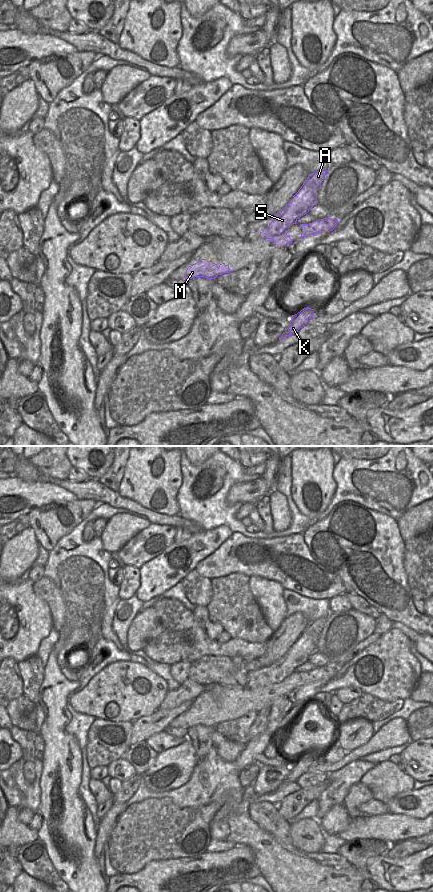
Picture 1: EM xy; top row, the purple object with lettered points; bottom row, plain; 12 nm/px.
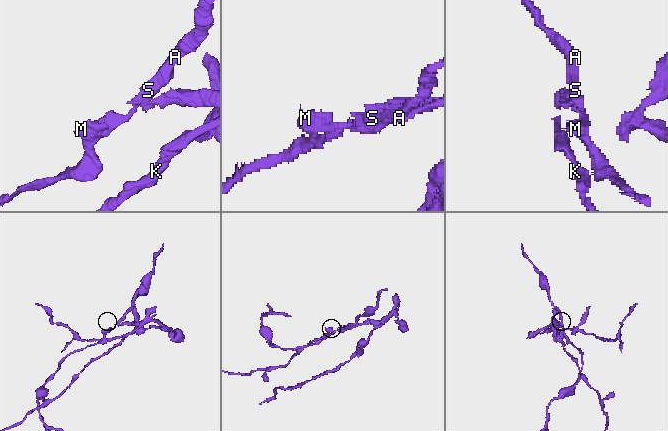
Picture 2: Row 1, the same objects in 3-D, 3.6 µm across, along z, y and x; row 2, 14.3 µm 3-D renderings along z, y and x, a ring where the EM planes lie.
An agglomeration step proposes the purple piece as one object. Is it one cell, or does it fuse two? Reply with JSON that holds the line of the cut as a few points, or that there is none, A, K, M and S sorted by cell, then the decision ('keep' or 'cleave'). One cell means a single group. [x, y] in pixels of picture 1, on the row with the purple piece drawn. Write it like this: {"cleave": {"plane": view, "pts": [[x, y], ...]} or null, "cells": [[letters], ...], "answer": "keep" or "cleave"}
{"cleave": {"plane": "xy", "pts": [[288, 228], [279, 234], [266, 237]]}, "cells": [["A", "M", "S"], ["K"]], "answer": "cleave"}

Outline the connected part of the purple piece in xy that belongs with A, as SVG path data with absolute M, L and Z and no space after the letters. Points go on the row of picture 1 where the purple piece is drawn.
M326 169L309 174L298 192L280 212L271 217L272 222L260 232L262 239L284 233L317 204L317 187L321 185Z

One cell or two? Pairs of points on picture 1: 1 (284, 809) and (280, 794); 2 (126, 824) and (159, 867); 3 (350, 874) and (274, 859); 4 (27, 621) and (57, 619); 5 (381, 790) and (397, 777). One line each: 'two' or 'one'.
1: two
2: two
3: one
4: two
5: one

